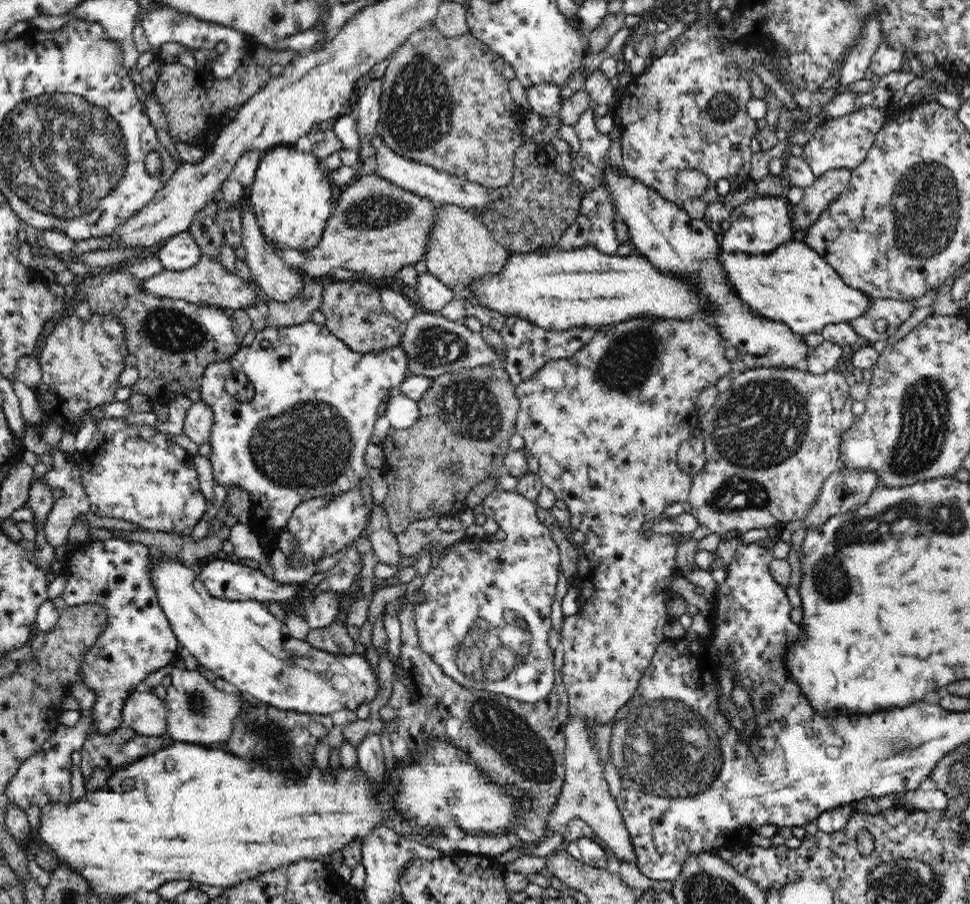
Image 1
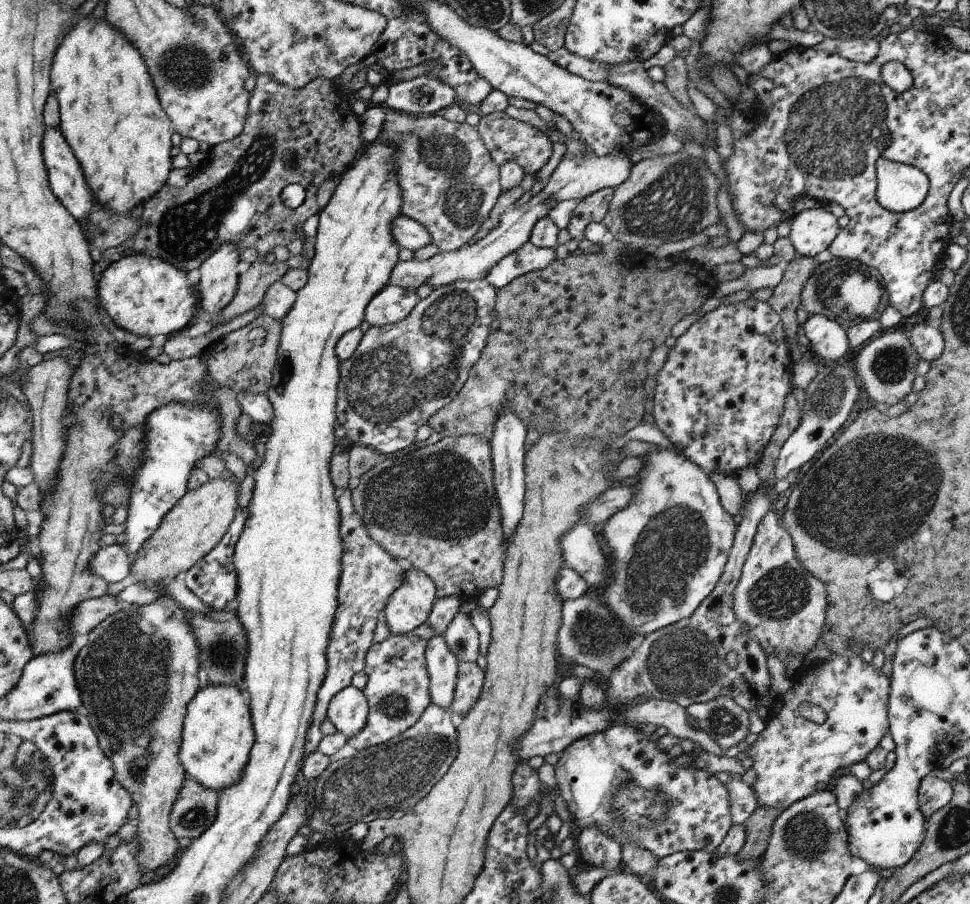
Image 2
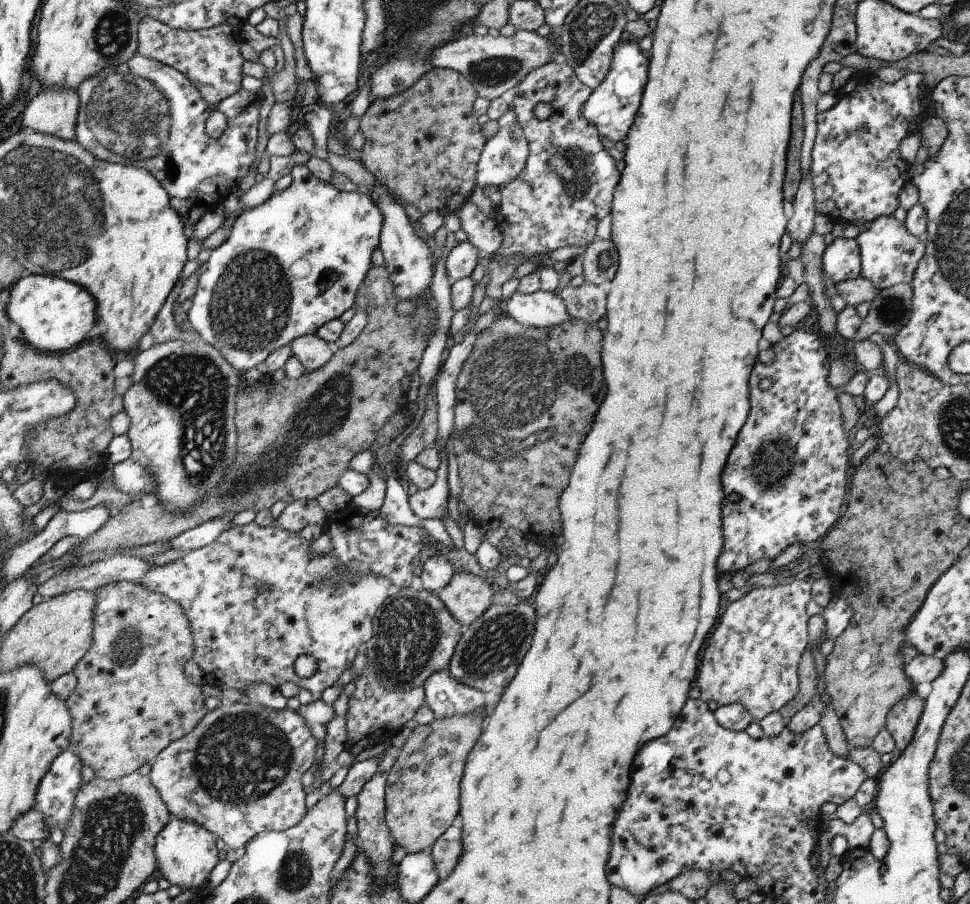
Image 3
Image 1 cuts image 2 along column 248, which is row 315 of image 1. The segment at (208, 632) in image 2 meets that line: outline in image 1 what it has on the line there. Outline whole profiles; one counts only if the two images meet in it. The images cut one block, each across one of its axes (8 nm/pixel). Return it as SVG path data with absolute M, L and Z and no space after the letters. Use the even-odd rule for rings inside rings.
M641 315L638 318L628 318L622 324L610 324L610 326L601 327L592 341L582 350L570 356L570 358L561 358L555 361L547 362L540 370L534 373L532 378L521 382L516 386L515 391L519 398L520 410L517 414L516 430L522 435L525 442L526 450L532 454L539 464L539 476L544 486L548 486L554 491L557 499L566 503L568 512L570 512L570 526L574 530L580 530L584 533L586 541L581 545L574 544L578 553L577 573L575 586L582 590L578 594L578 604L581 611L574 615L563 618L561 628L560 645L563 647L563 673L561 674L568 691L569 712L568 724L566 724L567 752L566 752L566 774L564 784L559 794L559 799L552 814L546 816L548 820L548 832L545 832L545 838L549 841L554 832L558 832L561 826L568 825L573 819L582 819L588 826L594 829L594 832L602 838L604 847L610 855L635 864L636 855L631 838L626 829L621 811L618 808L616 799L610 795L608 784L604 780L604 765L602 765L599 753L595 750L595 738L592 737L592 728L595 723L598 725L609 725L615 718L617 711L626 705L634 696L639 681L652 657L656 648L662 640L667 640L664 635L664 624L670 617L666 609L666 603L672 598L673 592L668 584L668 578L672 574L676 574L677 558L676 552L679 548L681 537L671 534L649 534L649 531L642 529L642 524L650 519L659 520L660 514L664 512L666 506L673 502L684 502L689 497L692 478L688 474L683 474L680 465L678 465L678 448L683 440L692 437L692 432L699 424L700 410L696 408L696 400L700 396L700 392L706 386L714 386L718 382L718 378L728 374L731 370L730 359L724 355L724 351L728 347L728 342L721 338L721 334L717 333L716 327L712 327L712 323L706 321L696 321L676 318L656 318L655 315Z

